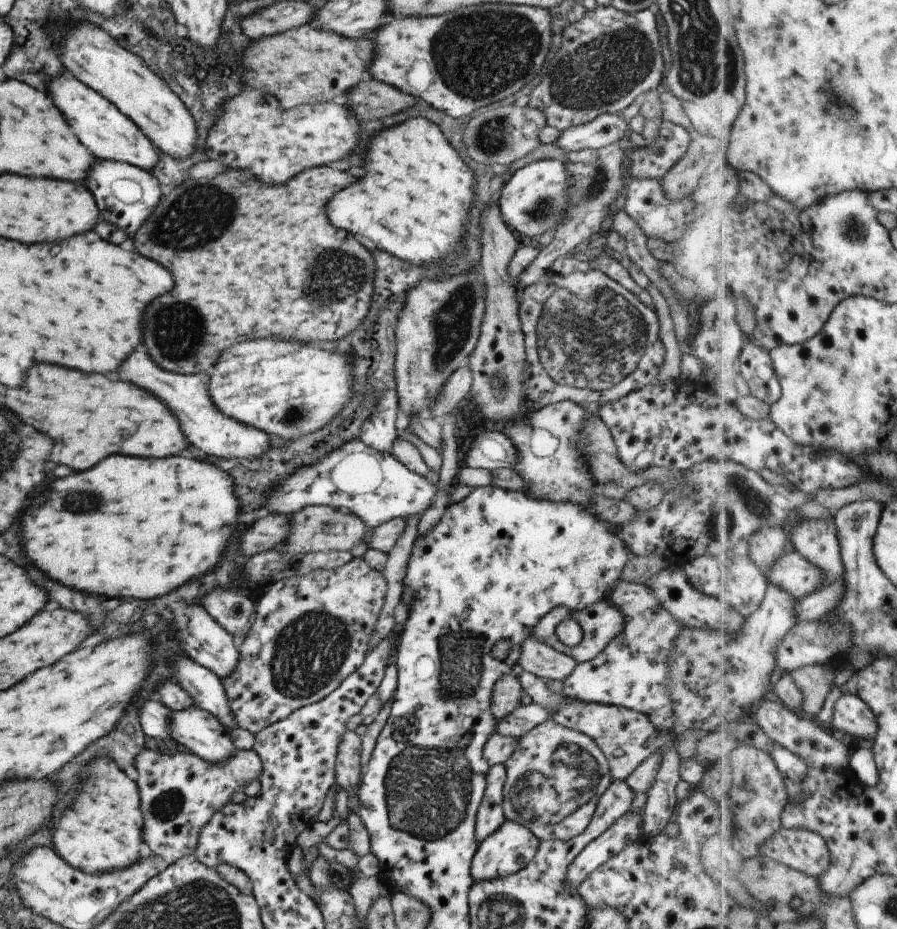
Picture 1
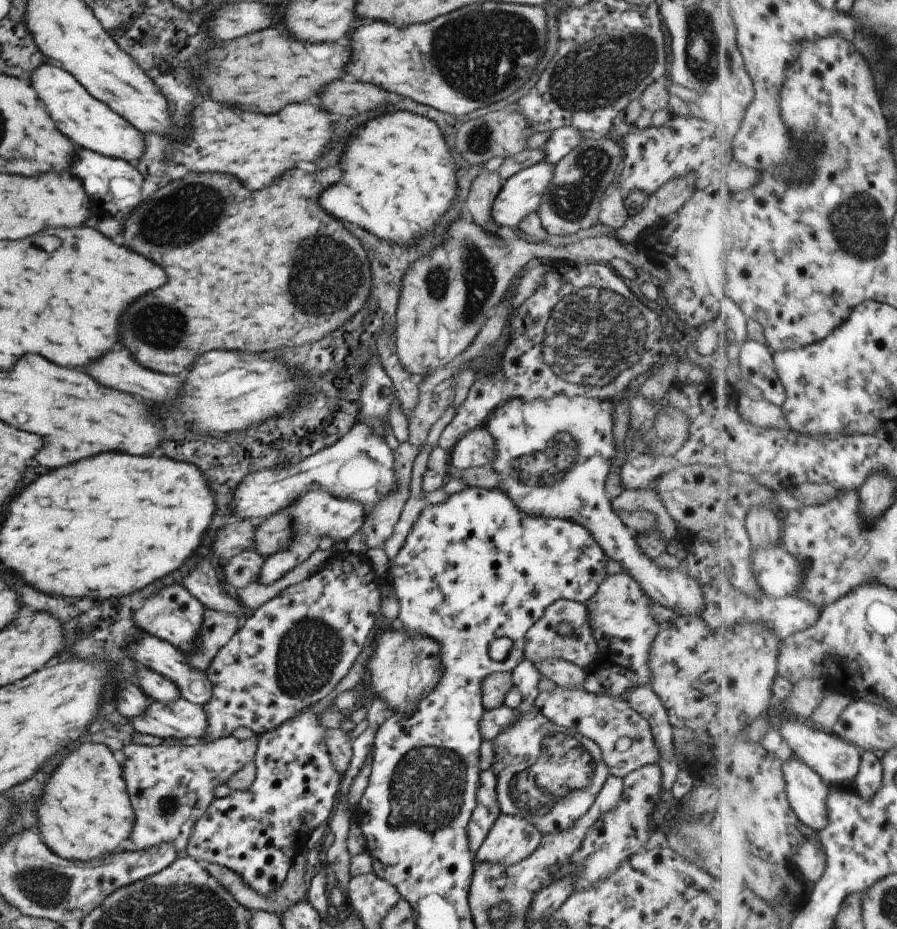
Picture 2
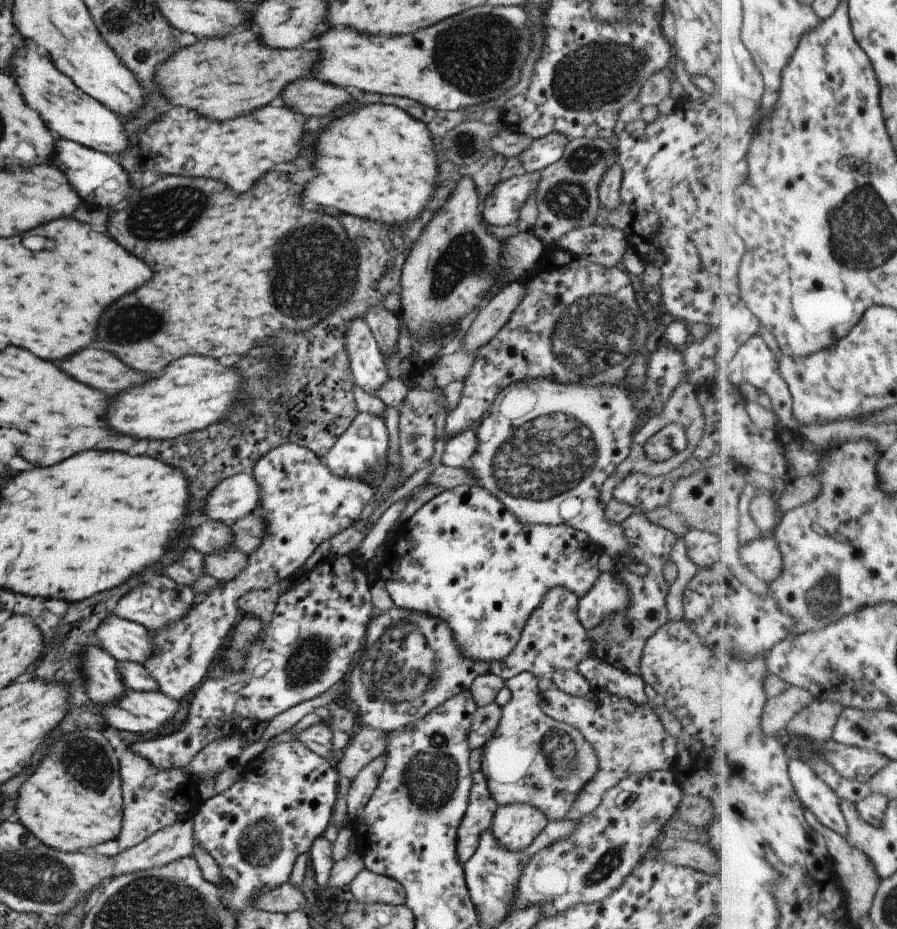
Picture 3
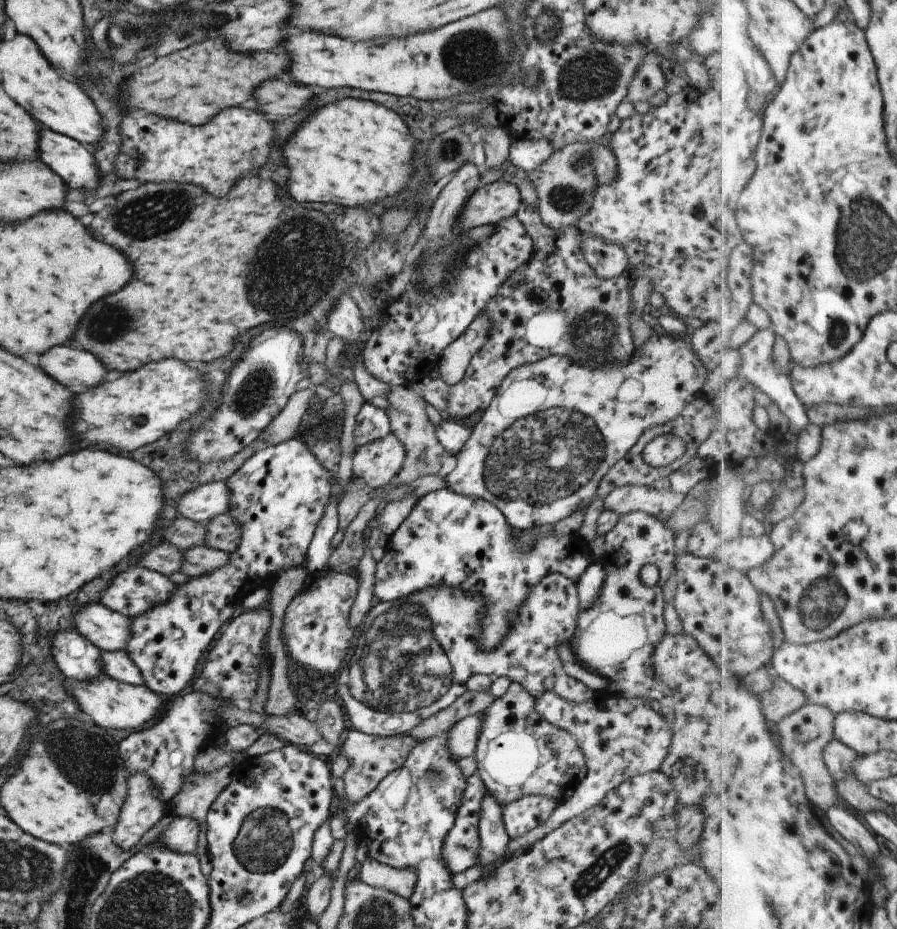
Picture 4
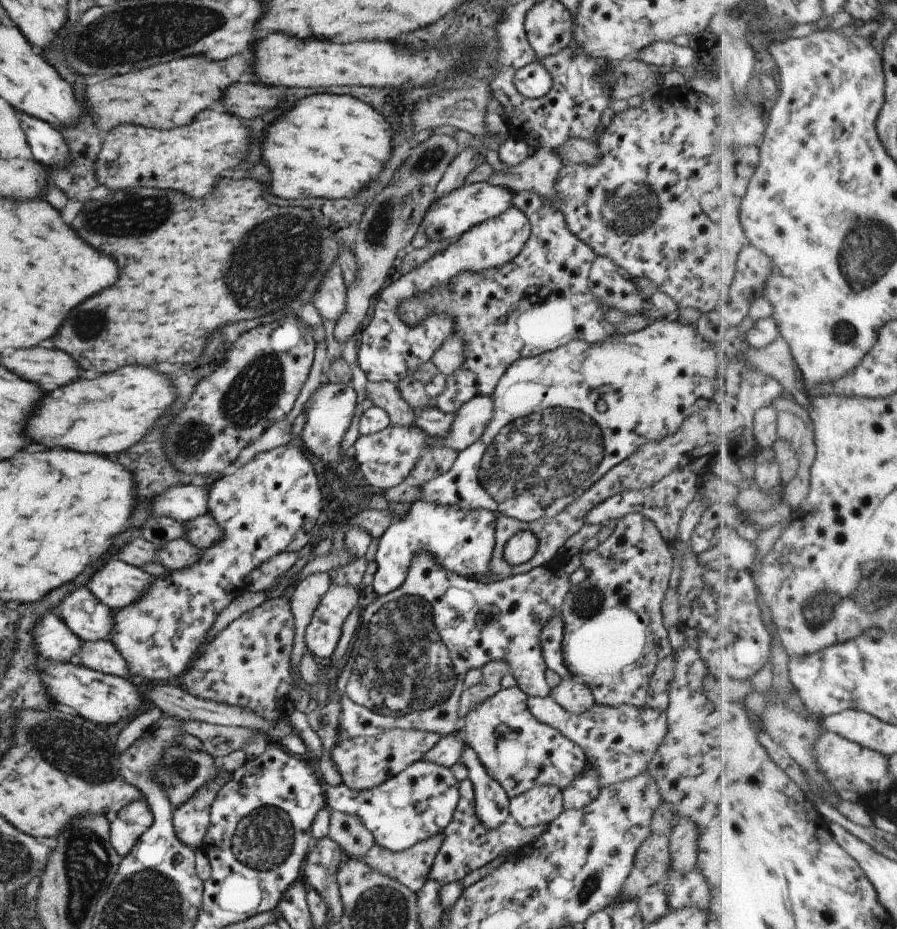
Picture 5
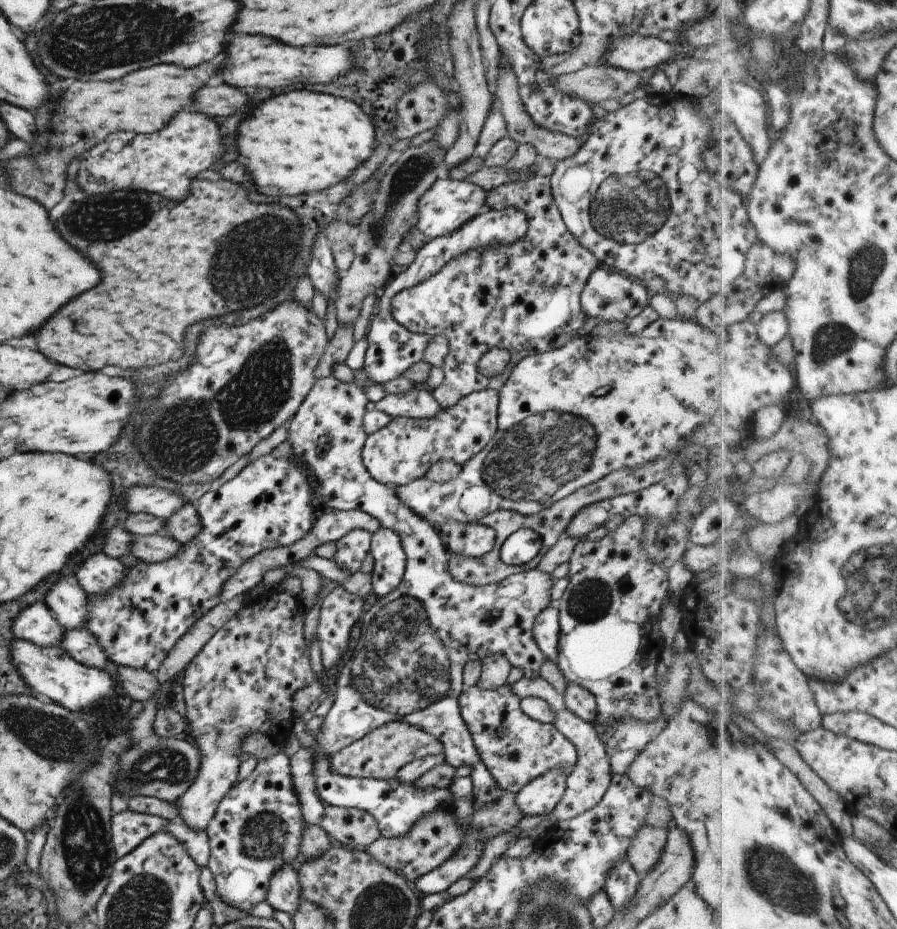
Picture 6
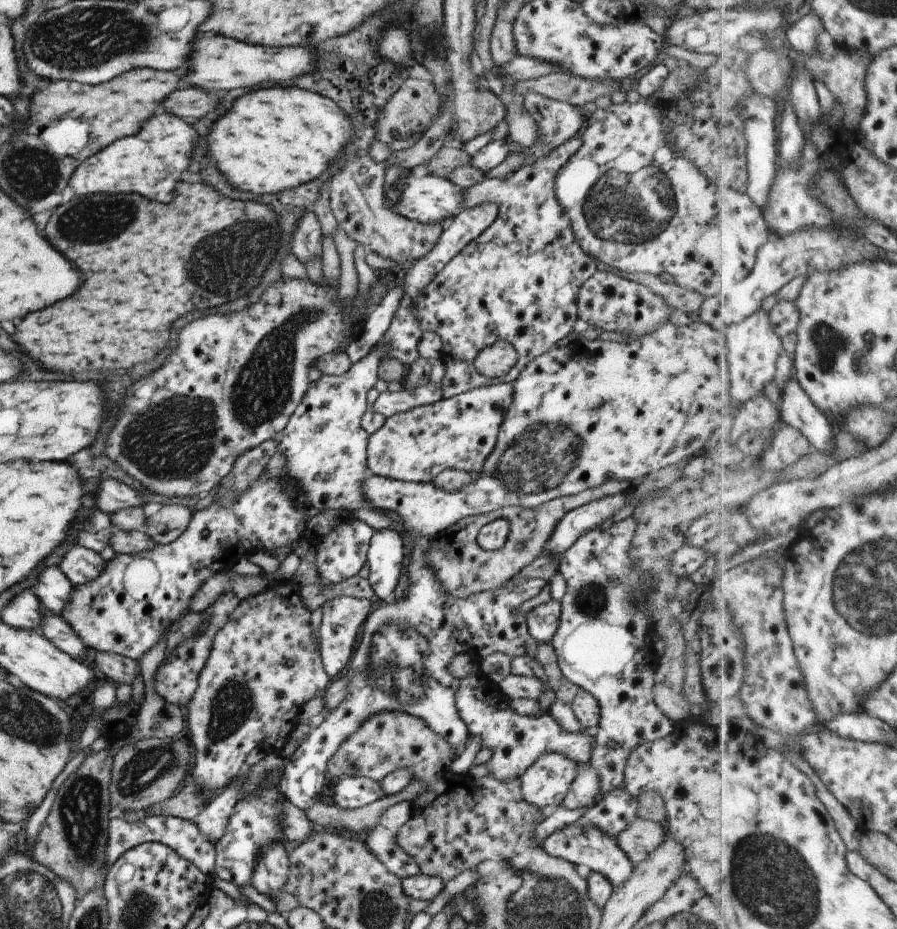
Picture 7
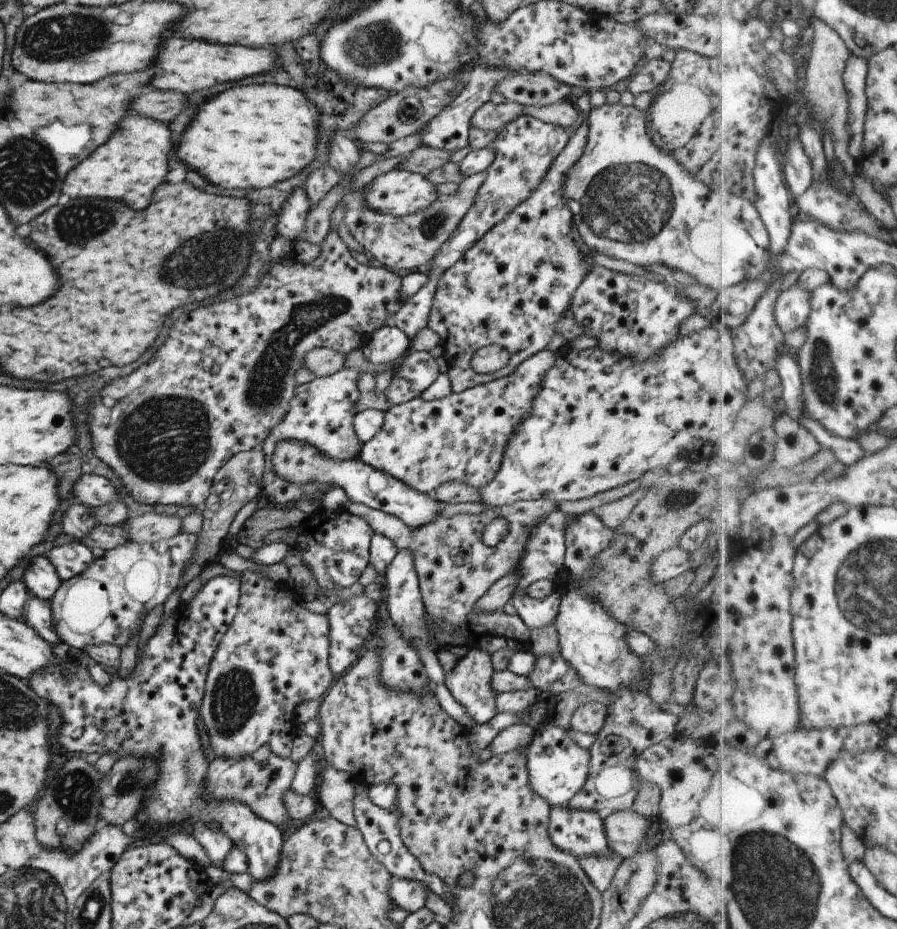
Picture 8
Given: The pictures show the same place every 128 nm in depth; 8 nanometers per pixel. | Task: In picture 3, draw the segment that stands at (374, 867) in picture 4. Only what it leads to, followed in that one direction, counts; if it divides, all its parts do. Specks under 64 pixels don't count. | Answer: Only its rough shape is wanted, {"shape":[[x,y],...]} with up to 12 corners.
{"shape":[[365,868],[348,886],[355,902],[393,905],[405,892],[389,876]]}

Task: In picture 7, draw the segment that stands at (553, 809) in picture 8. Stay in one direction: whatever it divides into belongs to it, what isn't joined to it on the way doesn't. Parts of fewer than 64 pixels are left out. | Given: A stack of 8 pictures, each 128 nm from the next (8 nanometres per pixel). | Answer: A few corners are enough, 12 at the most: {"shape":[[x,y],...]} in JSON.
{"shape":[[573,823],[542,840],[618,887],[632,864],[605,831]]}

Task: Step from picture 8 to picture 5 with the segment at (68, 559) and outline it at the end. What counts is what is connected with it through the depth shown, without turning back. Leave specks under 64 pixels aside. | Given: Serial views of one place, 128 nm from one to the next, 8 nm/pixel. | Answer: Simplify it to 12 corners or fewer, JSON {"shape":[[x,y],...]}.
{"shape":[[118,559],[85,587],[115,612],[135,602],[153,576]]}

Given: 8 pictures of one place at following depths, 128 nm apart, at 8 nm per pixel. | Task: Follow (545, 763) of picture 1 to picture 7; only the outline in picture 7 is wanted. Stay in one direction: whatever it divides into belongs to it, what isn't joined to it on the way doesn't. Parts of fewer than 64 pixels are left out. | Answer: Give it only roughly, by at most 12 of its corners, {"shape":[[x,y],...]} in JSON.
{"shape":[[483,674],[457,679],[454,705],[508,781],[543,753],[590,760],[594,737],[548,713],[521,716]]}

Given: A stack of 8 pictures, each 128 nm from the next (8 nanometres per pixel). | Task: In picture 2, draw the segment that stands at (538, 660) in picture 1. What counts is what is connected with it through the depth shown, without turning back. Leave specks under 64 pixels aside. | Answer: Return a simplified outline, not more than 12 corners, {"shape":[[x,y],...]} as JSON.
{"shape":[[561,658],[533,662],[538,674],[566,690],[581,689],[583,669]]}

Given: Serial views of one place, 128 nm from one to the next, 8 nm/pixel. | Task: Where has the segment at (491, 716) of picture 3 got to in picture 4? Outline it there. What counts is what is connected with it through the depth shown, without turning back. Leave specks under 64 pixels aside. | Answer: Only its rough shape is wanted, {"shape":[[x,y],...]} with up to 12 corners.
{"shape":[[481,715],[458,720],[448,730],[453,759],[471,757]]}

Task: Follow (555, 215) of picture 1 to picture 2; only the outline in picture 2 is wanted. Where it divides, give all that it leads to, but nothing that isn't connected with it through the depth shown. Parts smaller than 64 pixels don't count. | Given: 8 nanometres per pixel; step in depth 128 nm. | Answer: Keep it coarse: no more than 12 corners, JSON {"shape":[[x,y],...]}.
{"shape":[[541,161],[507,178],[491,208],[512,228],[537,212],[553,164]]}

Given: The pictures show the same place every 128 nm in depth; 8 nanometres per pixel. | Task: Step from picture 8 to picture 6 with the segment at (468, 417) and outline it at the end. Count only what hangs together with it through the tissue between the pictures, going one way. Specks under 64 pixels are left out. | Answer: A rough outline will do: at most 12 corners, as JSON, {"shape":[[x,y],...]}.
{"shape":[[498,392],[366,435],[373,480],[396,487],[440,460],[462,465],[497,428]]}

